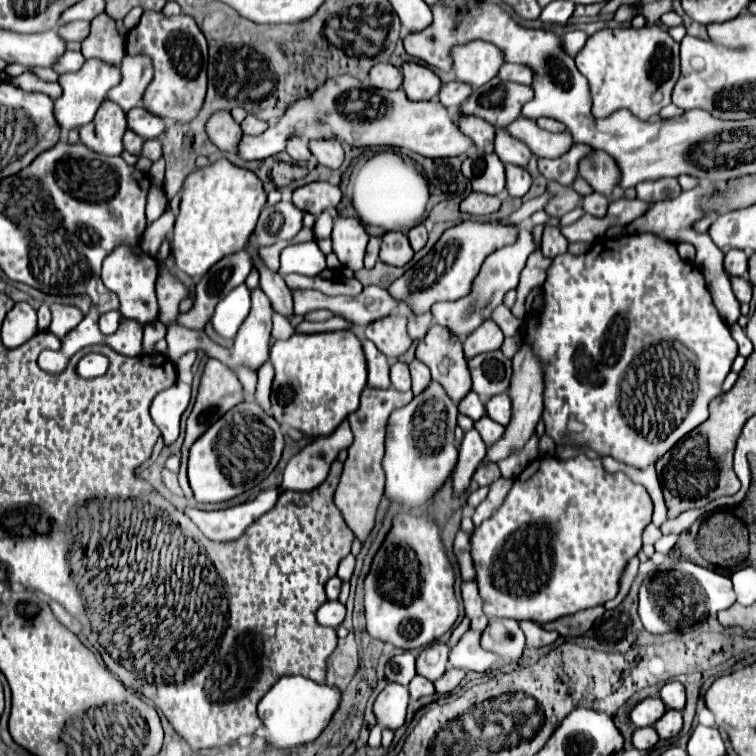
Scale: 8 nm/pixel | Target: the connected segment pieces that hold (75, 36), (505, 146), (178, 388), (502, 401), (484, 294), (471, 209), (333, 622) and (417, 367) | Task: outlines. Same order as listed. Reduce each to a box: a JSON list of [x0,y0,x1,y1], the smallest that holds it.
[[58,20,90,42],[494,128,530,166],[150,382,190,444],[486,392,512,426],[432,226,534,340],[460,192,500,216],[316,600,346,628],[410,360,430,394]]

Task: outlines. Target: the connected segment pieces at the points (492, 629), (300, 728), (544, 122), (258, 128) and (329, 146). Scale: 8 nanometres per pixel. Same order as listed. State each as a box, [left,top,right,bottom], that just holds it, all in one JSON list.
[[480,618,524,660],[258,676,342,748],[536,118,566,132],[242,116,268,134],[310,138,344,168]]

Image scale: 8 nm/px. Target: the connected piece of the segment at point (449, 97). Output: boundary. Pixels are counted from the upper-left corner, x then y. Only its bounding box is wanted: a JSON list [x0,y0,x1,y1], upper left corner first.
[438,80,472,112]

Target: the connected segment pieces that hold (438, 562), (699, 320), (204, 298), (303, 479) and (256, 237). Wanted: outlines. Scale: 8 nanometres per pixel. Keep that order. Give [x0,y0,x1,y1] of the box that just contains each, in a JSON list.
[[364,514,458,650],[524,234,738,470],[174,250,252,328],[282,420,352,490],[250,202,302,246]]

